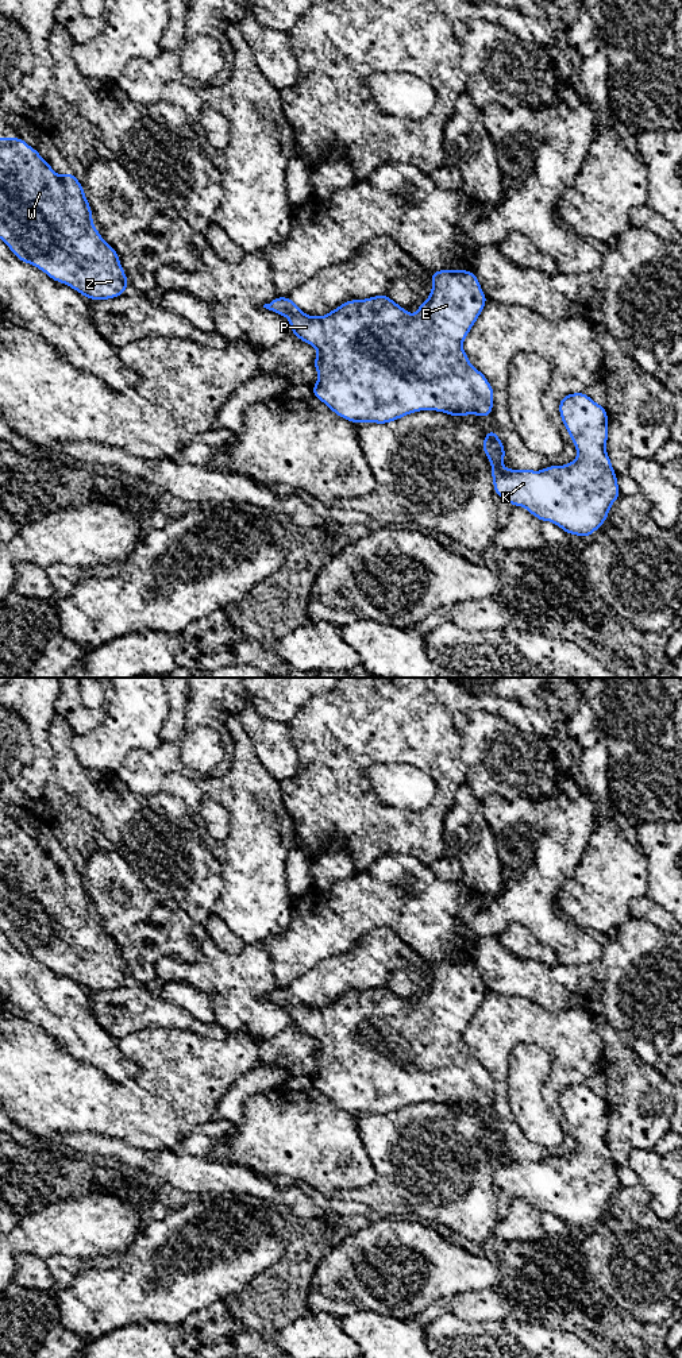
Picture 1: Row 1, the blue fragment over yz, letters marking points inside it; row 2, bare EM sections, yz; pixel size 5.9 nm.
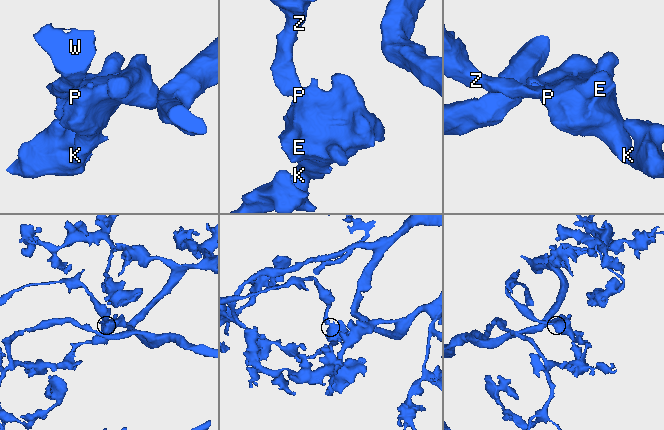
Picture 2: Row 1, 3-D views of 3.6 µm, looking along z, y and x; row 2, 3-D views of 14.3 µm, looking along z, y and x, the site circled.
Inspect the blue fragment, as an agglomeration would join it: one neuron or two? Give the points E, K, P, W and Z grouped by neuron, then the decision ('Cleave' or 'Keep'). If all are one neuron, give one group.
Groups: E K P / W Z. Cleave

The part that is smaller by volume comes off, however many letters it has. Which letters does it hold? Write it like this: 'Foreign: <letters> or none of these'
Foreign: W, Z

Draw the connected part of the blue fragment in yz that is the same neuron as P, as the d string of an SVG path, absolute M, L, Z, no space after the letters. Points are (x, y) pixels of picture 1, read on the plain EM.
M436 961L431 965L431 972L431 985L413 1007L386 985L379 985L366 991L348 991L323 1008L301 1003L289 1010L290 1025L317 1039L317 1049L312 1052L319 1064L319 1070L312 1077L317 1091L350 1114L388 1115L424 1100L454 1108L492 1106L493 1079L486 1068L470 1056L470 1049L462 1039L488 989L474 962Z

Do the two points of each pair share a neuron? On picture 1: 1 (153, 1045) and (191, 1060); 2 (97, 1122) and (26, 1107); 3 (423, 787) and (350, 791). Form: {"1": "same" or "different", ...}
{"1": "same", "2": "same", "3": "different"}

